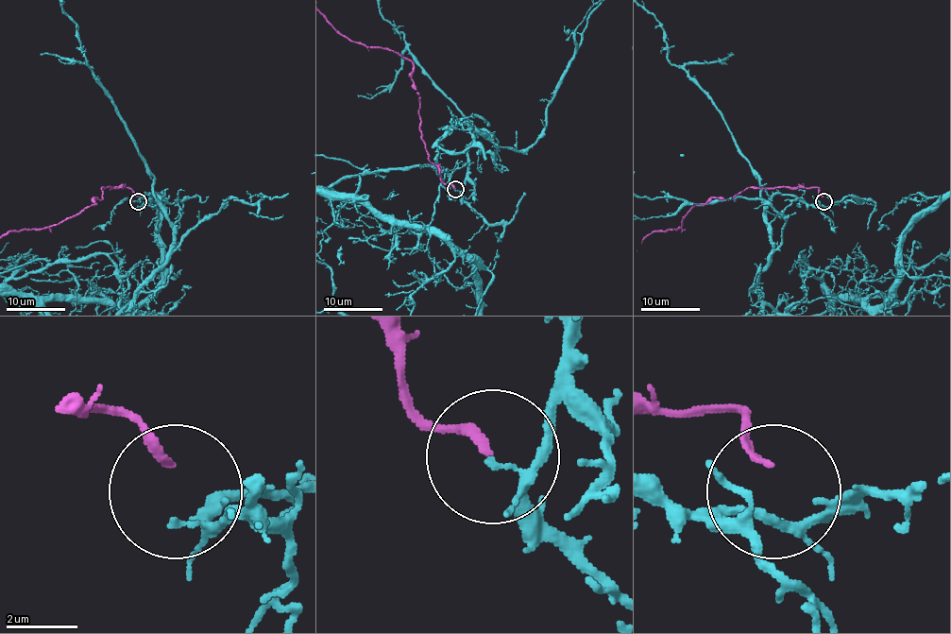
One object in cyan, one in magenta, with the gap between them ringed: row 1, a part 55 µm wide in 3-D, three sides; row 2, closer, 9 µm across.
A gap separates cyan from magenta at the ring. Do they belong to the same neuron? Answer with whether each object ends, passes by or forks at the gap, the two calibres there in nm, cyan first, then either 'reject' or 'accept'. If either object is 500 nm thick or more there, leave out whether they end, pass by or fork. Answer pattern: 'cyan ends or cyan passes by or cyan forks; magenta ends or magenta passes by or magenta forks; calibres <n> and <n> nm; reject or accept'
cyan ends; magenta ends; calibres 180 and 190 nm; reject

